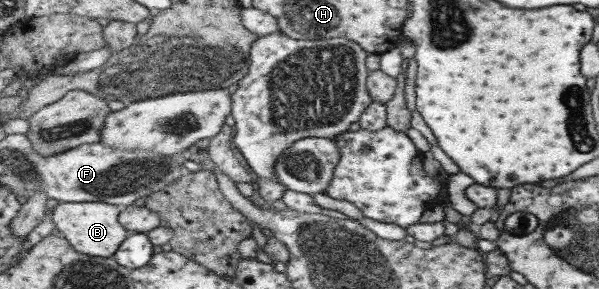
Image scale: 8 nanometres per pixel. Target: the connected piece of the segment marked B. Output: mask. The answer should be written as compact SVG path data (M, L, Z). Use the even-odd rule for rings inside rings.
M104 201L59 203L54 208L53 223L61 236L67 237L70 244L86 255L114 257L130 232L120 223L122 208Z

